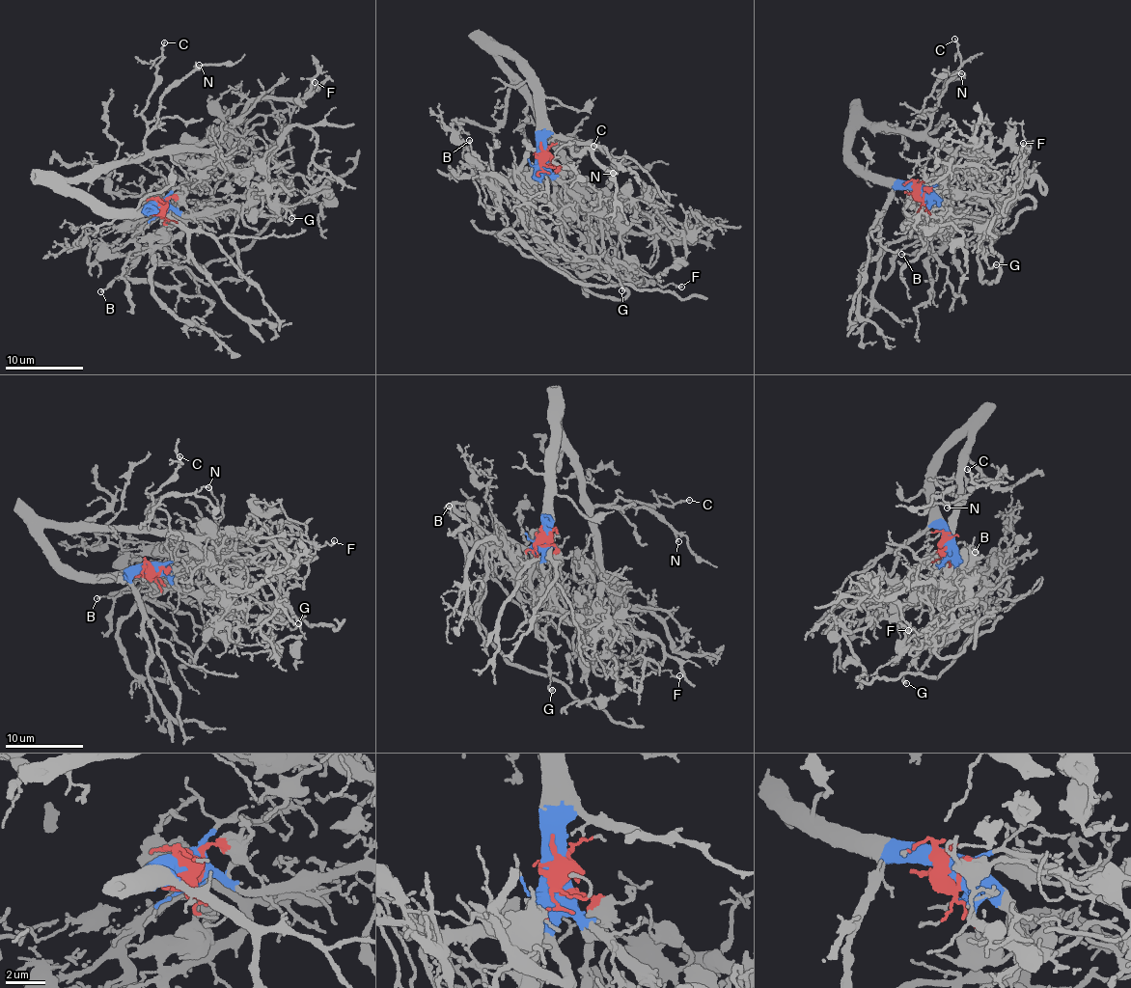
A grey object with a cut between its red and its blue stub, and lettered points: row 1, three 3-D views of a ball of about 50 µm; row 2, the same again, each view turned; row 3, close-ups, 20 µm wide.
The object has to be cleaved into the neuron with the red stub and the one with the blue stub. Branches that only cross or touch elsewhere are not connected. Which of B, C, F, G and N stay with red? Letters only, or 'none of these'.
F, G

